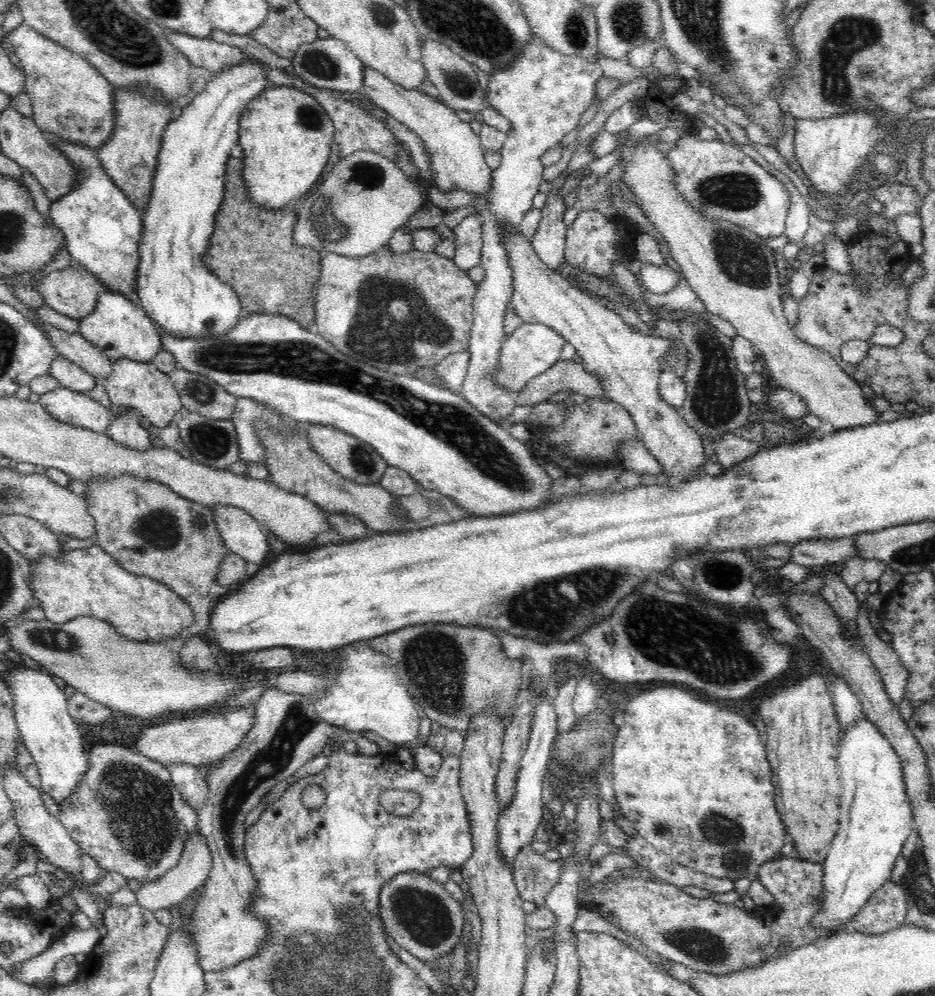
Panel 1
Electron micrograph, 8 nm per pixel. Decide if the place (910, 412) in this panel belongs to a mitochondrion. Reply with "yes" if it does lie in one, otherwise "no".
no

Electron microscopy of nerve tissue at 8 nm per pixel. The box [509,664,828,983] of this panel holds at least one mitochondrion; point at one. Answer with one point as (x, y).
(700, 945)

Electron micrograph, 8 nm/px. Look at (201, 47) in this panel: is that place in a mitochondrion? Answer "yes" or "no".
no

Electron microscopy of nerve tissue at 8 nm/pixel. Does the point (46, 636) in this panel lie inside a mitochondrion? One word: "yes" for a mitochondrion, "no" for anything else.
yes

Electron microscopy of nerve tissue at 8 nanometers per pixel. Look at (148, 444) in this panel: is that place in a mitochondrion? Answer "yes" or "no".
no

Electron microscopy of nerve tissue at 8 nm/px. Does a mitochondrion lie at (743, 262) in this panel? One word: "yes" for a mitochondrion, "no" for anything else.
yes

